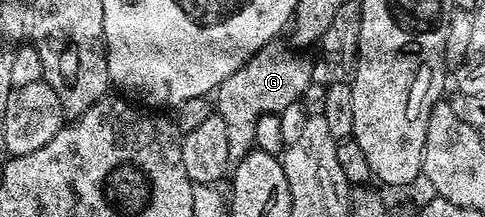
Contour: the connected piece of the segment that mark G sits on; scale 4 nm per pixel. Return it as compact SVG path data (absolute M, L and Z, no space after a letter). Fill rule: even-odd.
M277 39L266 43L247 61L230 79L222 79L222 83L214 90L215 116L226 123L226 132L230 138L230 159L233 163L256 148L254 127L258 127L258 119L262 115L280 114L290 104L299 102L304 92L314 81L312 61L303 57L291 44Z

